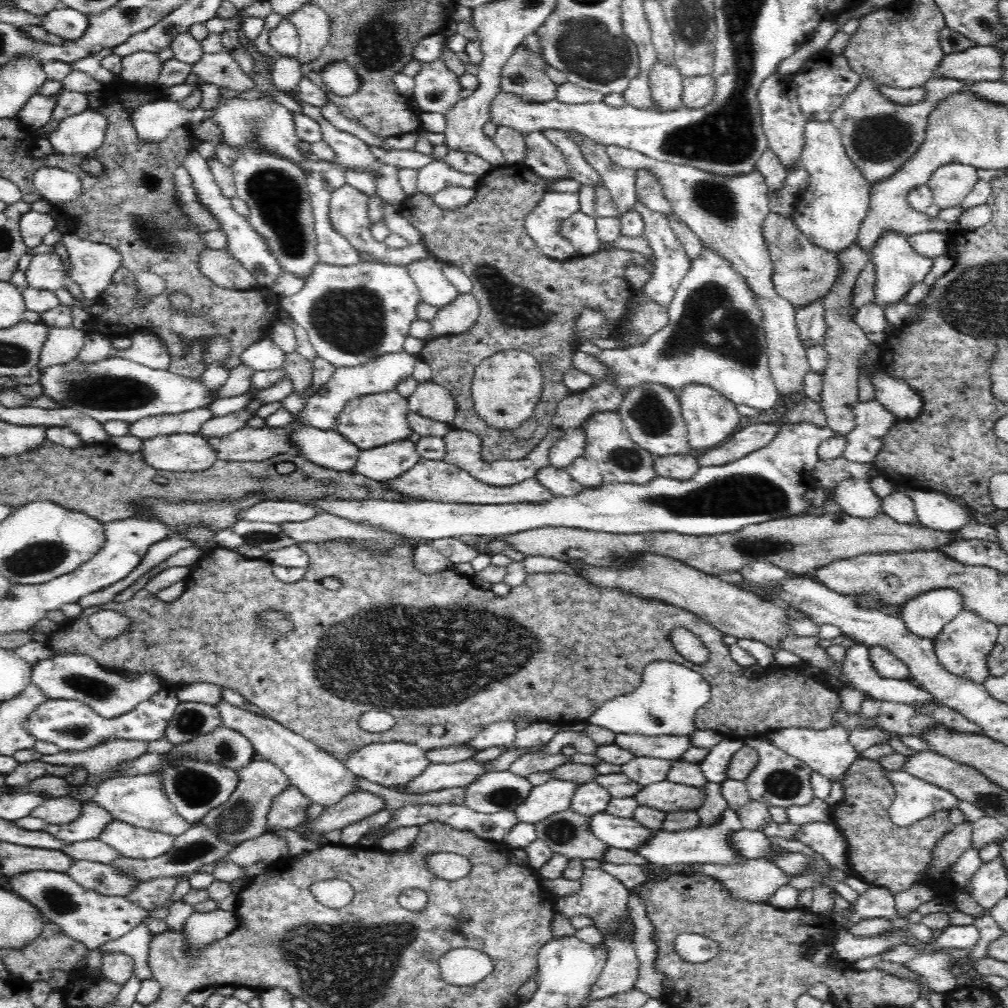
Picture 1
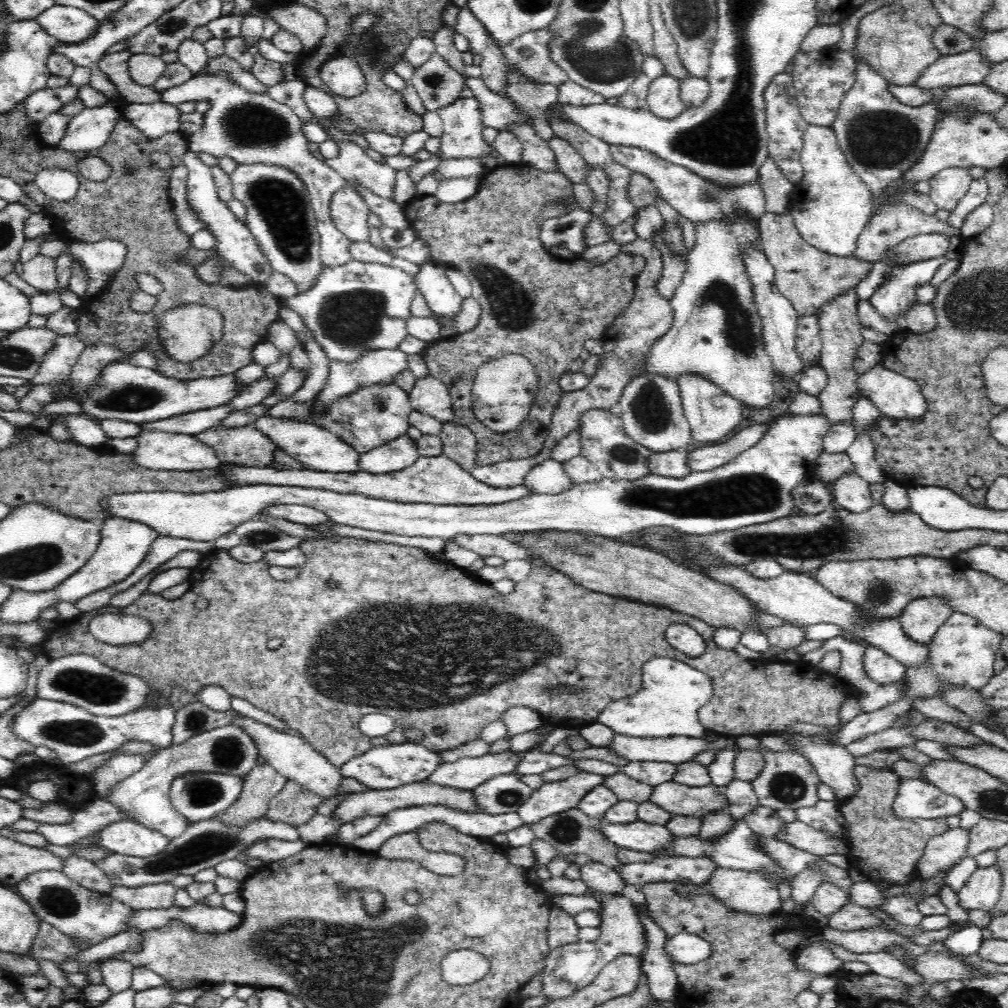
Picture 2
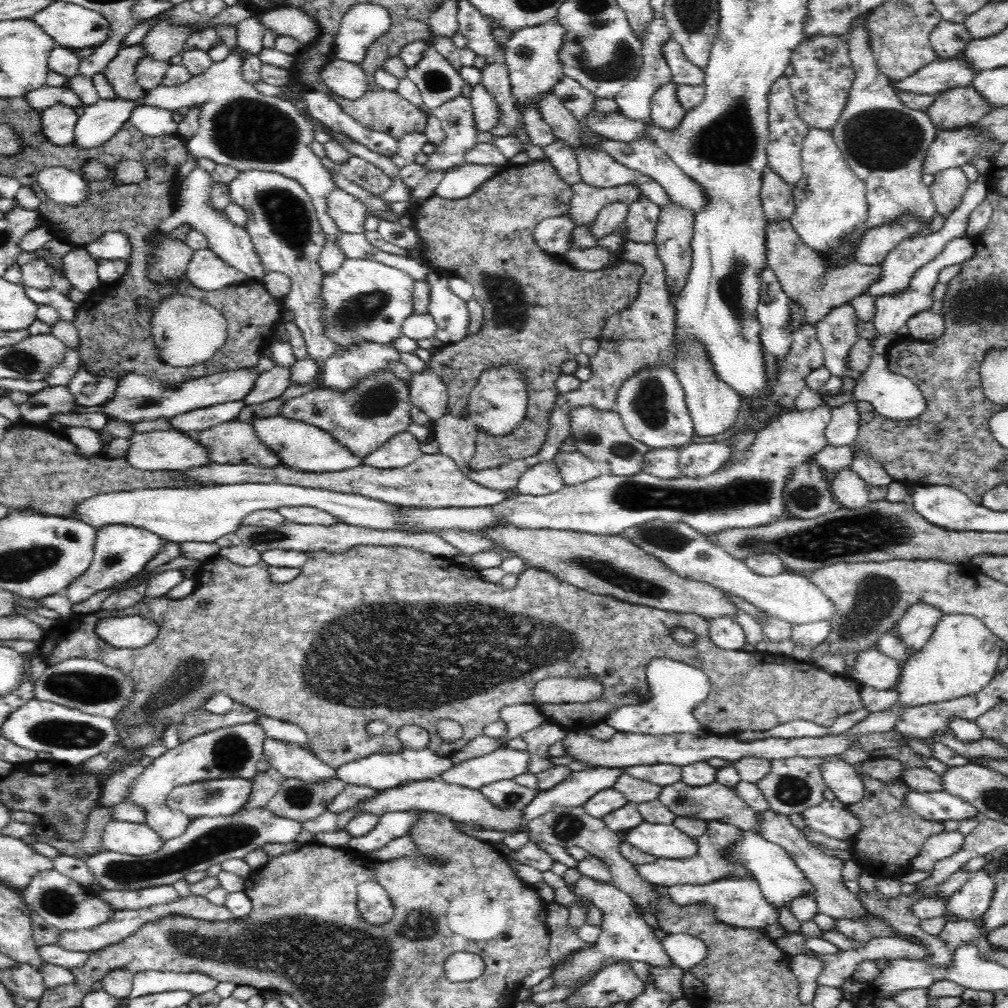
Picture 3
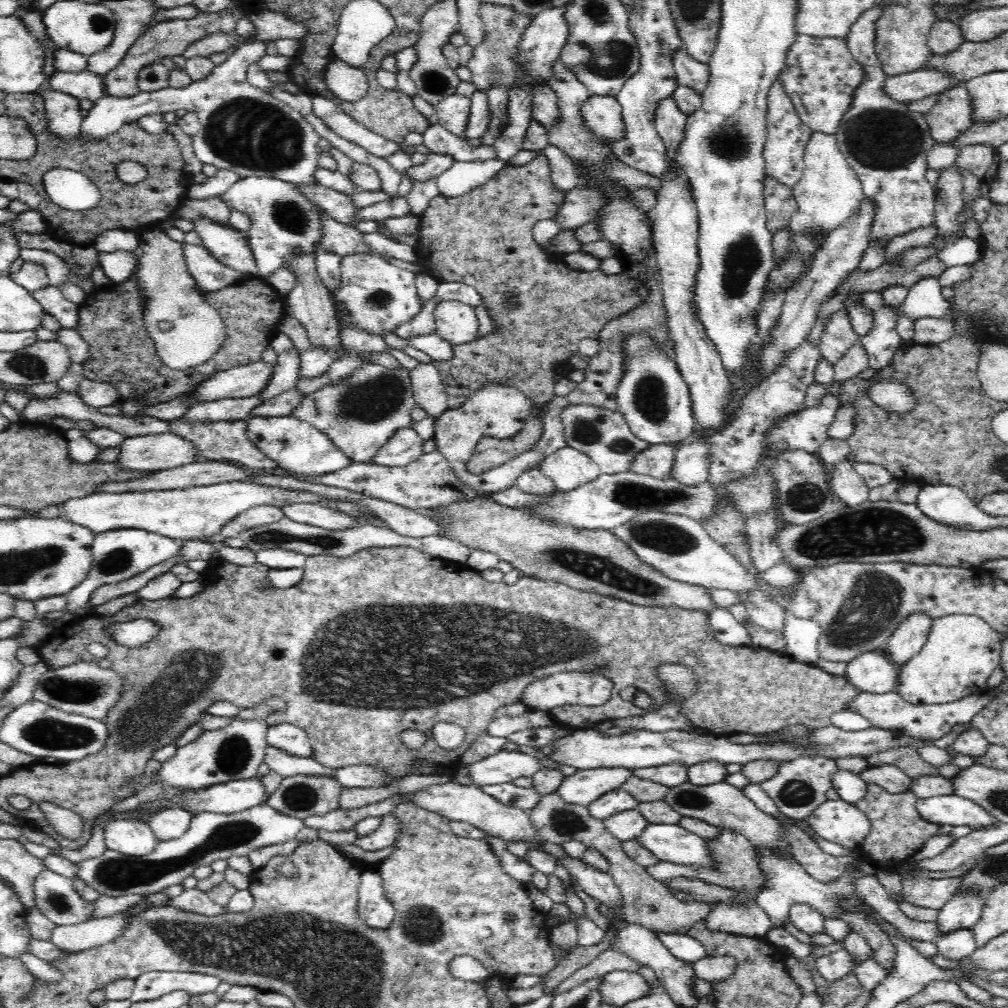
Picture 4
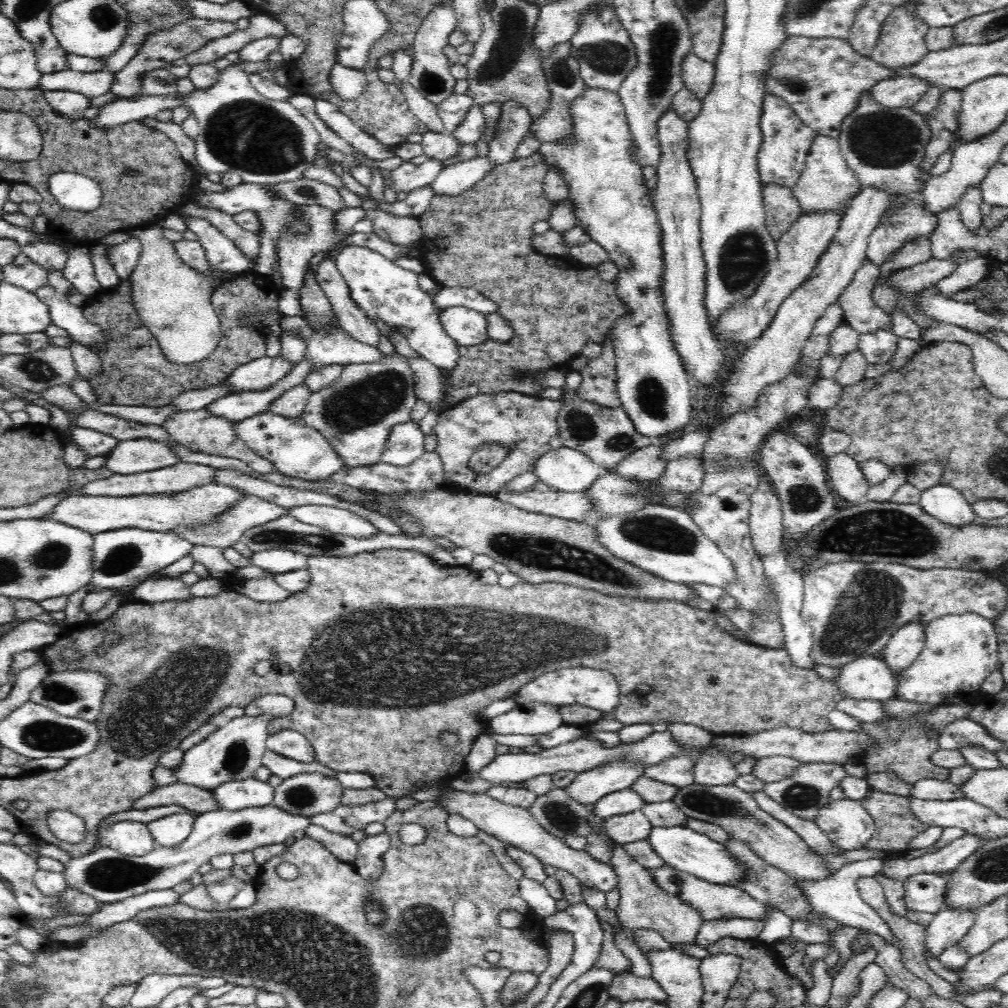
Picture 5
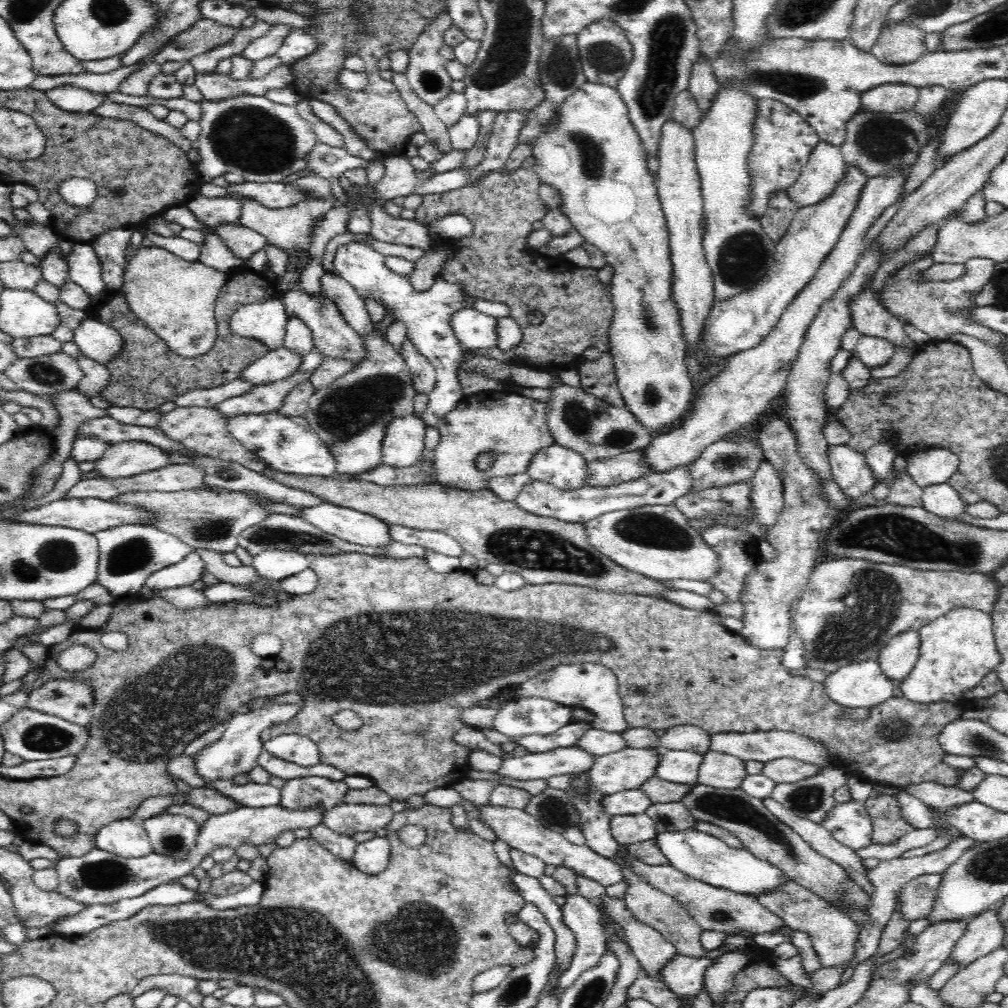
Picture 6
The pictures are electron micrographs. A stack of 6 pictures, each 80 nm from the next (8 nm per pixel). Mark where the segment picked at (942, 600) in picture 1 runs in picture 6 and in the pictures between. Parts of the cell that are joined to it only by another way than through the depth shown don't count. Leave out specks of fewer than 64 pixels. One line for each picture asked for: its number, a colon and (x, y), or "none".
2: (921, 619)
3: (916, 627)
4: (910, 637)
5: (905, 646)
6: (898, 658)

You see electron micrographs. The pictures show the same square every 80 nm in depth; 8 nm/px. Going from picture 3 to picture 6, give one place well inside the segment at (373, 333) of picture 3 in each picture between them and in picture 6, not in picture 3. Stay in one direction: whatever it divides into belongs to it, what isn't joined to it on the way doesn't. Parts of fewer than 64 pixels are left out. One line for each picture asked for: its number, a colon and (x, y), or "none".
4: (376, 296)
5: (382, 289)
6: (427, 314)

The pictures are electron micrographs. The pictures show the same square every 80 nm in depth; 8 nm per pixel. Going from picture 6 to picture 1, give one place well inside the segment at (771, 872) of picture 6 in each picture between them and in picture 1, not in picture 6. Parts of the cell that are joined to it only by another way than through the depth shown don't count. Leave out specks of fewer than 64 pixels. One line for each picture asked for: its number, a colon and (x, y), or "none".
1: (619, 832)
2: (652, 838)
3: (662, 840)
4: (669, 842)
5: (682, 848)

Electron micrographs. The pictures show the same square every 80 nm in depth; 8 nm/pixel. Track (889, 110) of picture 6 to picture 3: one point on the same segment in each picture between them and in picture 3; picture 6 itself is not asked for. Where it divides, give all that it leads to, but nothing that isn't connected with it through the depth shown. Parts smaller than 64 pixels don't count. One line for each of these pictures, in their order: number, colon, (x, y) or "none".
3: (943, 74)
4: (904, 88)
5: (900, 91)

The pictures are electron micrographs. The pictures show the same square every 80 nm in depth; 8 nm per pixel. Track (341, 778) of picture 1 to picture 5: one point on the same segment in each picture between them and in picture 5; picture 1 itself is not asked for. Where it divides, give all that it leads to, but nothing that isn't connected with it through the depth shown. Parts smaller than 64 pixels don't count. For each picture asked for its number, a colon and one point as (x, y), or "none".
2: (291, 755)
3: (292, 761)
4: (285, 764)
5: (284, 767)

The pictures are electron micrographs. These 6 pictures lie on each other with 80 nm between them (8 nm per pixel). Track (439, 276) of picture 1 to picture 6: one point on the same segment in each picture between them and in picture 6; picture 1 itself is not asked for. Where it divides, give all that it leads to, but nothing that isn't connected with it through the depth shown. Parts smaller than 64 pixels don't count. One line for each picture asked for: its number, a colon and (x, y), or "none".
2: (432, 283)
3: (450, 312)
4: (456, 322)
5: (466, 326)
6: (474, 329)

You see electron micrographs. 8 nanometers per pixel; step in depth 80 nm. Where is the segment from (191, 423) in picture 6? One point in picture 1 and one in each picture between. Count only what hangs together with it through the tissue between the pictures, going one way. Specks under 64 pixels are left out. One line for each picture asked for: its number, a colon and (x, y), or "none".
1: (254, 444)
2: (247, 445)
3: (233, 442)
4: (224, 441)
5: (198, 430)

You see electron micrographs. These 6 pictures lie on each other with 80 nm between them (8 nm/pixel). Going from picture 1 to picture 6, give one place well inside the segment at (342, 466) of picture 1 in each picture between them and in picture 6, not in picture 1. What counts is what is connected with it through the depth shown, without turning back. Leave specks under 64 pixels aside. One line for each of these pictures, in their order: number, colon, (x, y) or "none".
2: (319, 449)
3: (305, 447)
4: (296, 446)
5: (295, 449)
6: (288, 444)

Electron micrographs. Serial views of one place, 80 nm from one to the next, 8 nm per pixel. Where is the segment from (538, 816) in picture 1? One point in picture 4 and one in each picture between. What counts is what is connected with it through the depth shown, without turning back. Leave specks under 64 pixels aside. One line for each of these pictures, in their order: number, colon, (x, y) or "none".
2: (552, 797)
3: (579, 786)
4: (584, 786)

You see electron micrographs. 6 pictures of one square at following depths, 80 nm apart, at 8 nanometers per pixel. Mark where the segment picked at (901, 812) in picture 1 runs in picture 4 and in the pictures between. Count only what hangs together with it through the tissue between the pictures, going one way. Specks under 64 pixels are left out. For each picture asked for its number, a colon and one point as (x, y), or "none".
2: (919, 799)
3: (937, 805)
4: (953, 810)

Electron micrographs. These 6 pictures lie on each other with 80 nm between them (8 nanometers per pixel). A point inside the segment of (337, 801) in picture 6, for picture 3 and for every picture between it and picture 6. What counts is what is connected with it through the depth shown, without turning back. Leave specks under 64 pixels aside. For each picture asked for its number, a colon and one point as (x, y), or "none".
3: (297, 800)
4: (299, 796)
5: (307, 794)

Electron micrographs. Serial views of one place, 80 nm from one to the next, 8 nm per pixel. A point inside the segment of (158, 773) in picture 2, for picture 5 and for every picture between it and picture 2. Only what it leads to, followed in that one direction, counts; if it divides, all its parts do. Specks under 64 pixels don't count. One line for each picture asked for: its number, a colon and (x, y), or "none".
3: (234, 751)
4: (235, 752)
5: (235, 751)

